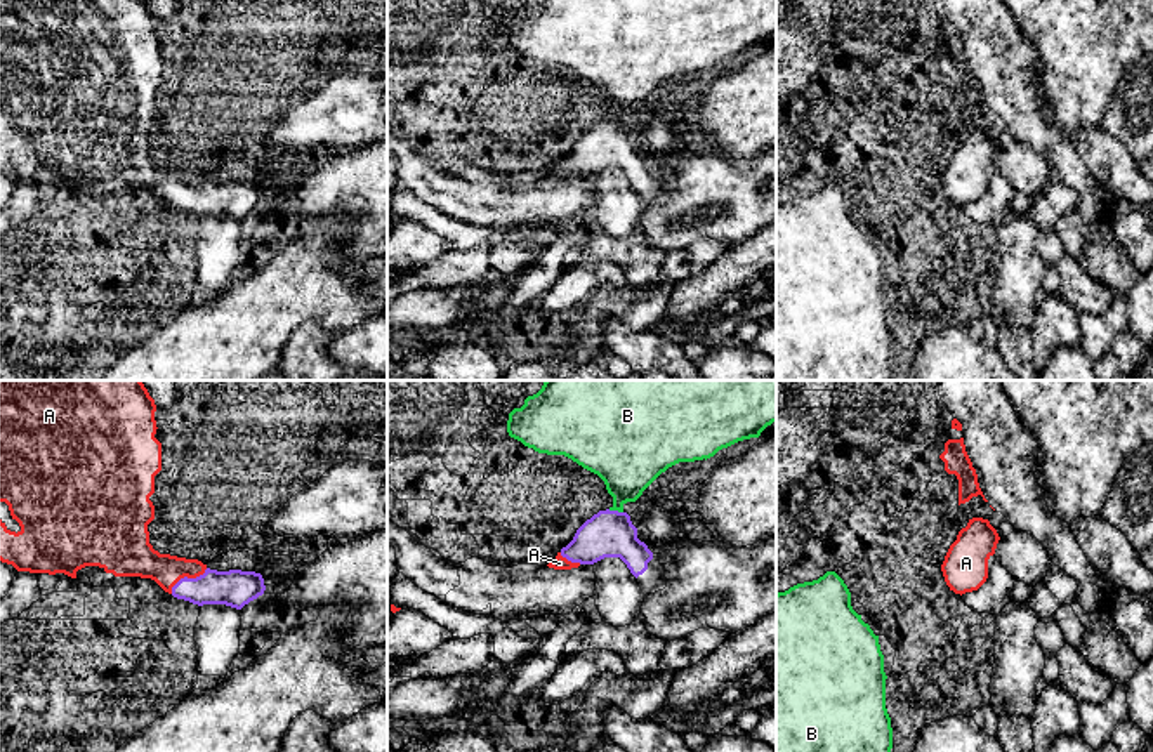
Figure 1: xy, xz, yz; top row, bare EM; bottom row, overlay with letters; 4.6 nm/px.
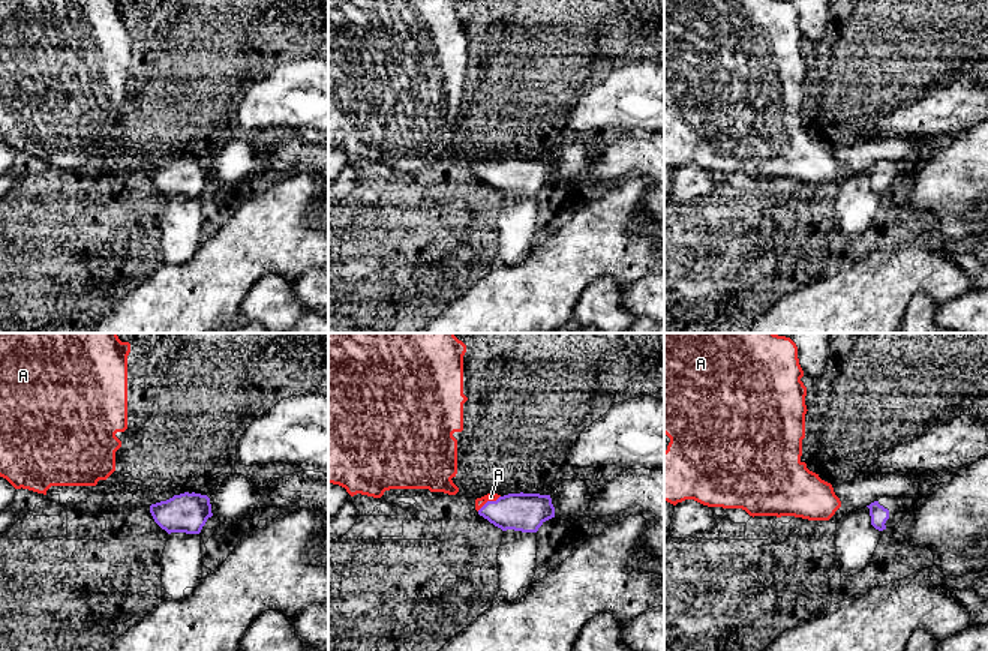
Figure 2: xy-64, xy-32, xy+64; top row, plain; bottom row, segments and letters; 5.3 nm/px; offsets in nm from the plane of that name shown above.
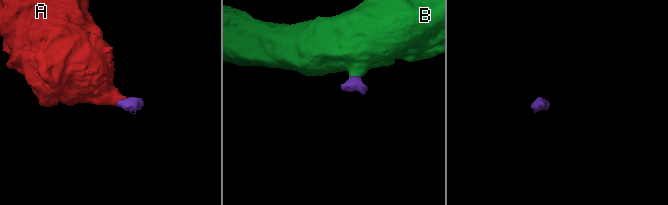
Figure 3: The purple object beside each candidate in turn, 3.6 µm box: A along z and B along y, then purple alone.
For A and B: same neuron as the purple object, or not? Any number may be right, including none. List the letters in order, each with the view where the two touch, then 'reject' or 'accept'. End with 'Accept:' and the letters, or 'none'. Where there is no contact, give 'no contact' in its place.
A: xy | accept
B: xz | accept
Accept: A, B

